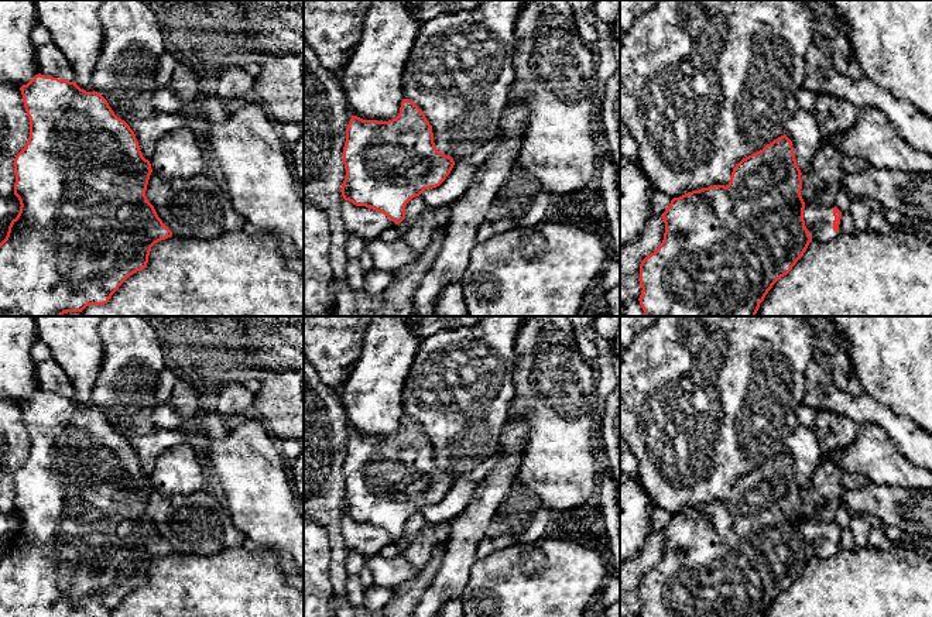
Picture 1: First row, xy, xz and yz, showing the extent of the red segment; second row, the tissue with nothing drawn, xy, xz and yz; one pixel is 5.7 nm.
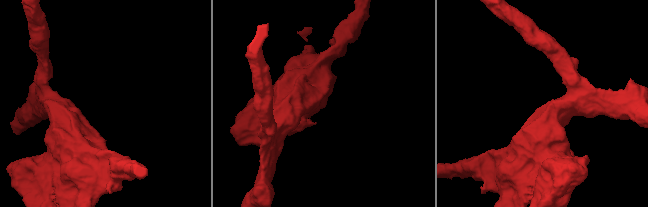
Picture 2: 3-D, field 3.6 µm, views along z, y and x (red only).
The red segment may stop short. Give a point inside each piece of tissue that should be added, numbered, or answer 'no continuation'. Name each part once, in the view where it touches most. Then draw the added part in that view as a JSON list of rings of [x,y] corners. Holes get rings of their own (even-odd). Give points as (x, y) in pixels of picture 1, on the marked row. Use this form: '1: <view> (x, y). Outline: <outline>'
1: yz (818, 219). Outline: [[[805,203],[803,220],[812,240],[828,243],[839,234],[833,230],[835,205]]]

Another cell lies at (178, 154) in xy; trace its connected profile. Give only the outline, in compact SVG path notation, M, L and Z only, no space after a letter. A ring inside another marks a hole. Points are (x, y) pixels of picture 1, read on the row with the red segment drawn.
M188 126L177 127L162 136L148 160L153 172L165 181L191 178L209 168L209 151Z

